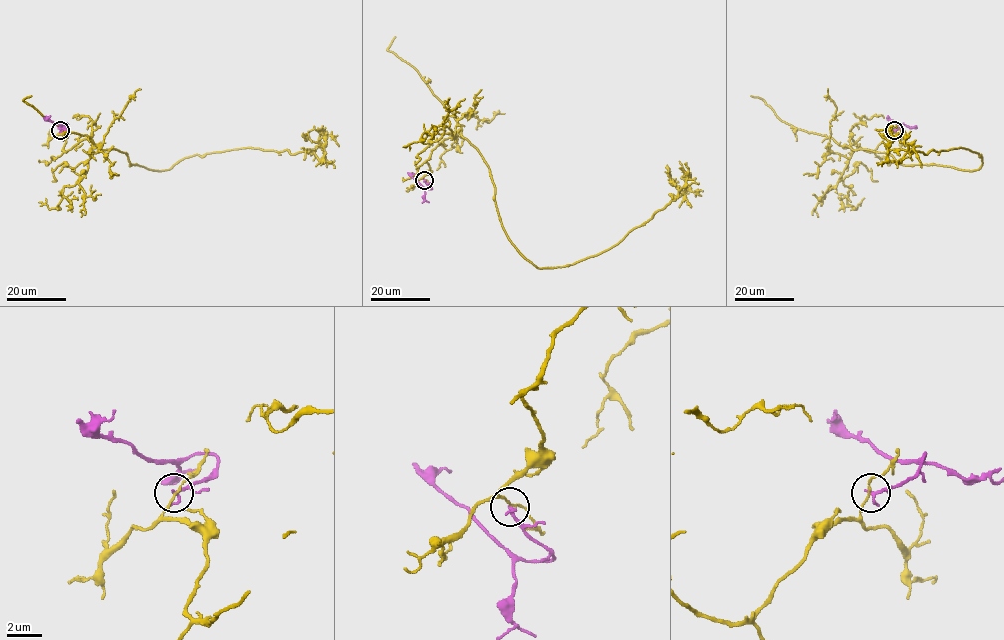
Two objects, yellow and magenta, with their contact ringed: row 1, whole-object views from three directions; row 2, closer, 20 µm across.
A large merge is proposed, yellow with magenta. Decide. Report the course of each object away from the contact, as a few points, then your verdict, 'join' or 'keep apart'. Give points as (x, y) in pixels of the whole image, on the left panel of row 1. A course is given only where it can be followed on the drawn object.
yellow via (60, 130), (65, 152), (87, 138), (168, 170), (245, 148), (323, 161), (315, 129) | magenta via (60, 130), (67, 123), (55, 124), (47, 119), (50, 116) | keep apart

